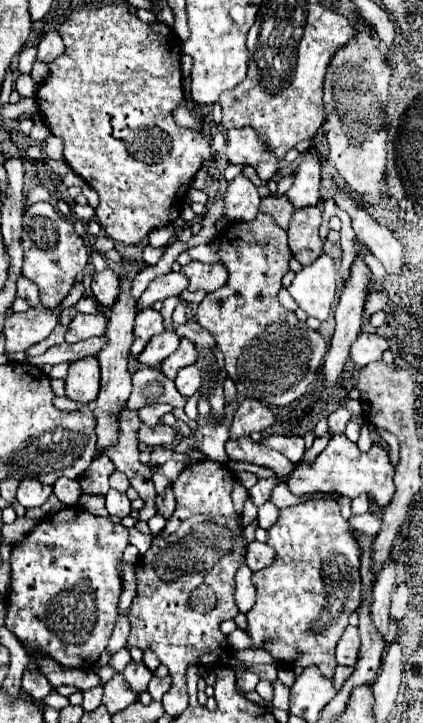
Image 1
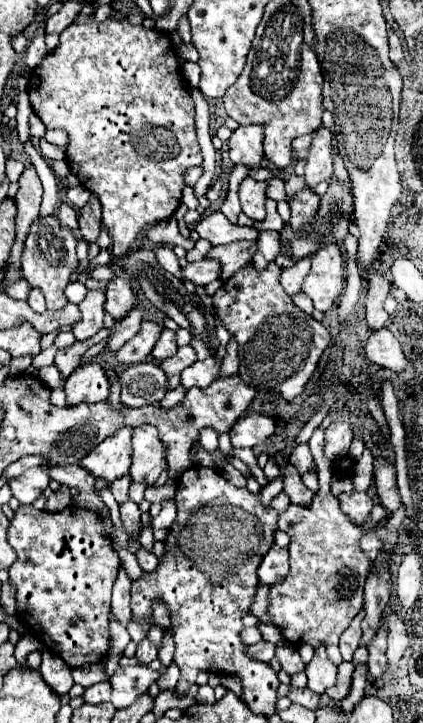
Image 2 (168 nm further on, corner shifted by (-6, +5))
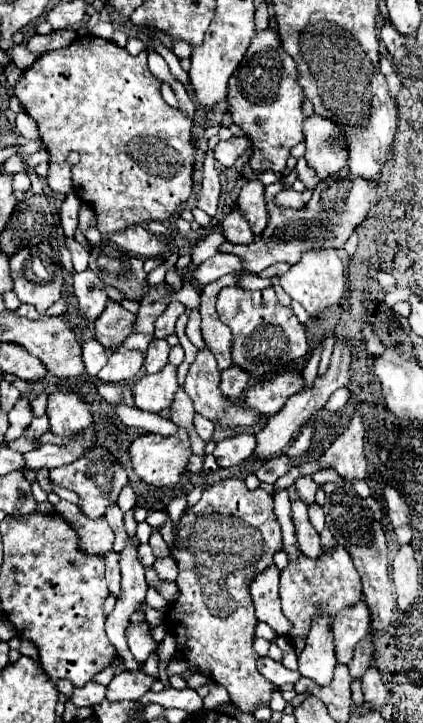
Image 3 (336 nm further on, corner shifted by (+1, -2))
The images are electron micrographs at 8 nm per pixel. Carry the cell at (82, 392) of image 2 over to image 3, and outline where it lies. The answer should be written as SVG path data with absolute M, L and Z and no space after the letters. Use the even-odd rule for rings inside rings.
M56 390L48 396L46 408L50 432L60 436L74 436L84 432L92 422L92 408L76 390Z

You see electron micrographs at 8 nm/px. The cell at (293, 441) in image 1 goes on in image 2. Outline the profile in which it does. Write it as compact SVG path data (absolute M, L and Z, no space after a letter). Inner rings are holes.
M307 443L295 445L293 451L291 451L289 461L297 467L299 473L305 473L307 467L315 467L315 461L313 461L313 457L311 457L311 451L309 451L309 445L307 445Z

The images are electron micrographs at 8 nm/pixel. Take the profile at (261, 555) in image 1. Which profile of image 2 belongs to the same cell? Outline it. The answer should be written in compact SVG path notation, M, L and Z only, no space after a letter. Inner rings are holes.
M273 545L273 547L269 547L267 555L263 557L263 561L257 569L257 575L259 575L261 583L267 583L271 587L279 579L283 579L287 575L287 571L289 571L289 551L287 551L287 547Z

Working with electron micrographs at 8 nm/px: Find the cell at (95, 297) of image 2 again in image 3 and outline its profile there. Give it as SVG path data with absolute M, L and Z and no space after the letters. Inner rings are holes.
M90 268L74 274L74 296L78 298L80 312L84 312L90 322L94 322L108 304L108 294L102 288L100 278Z

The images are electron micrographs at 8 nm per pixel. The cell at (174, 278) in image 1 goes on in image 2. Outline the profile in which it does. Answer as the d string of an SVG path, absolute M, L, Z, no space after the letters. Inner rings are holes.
M203 259L197 263L187 263L185 267L181 267L181 279L191 281L195 285L207 285L207 283L219 279L219 265L209 259Z

